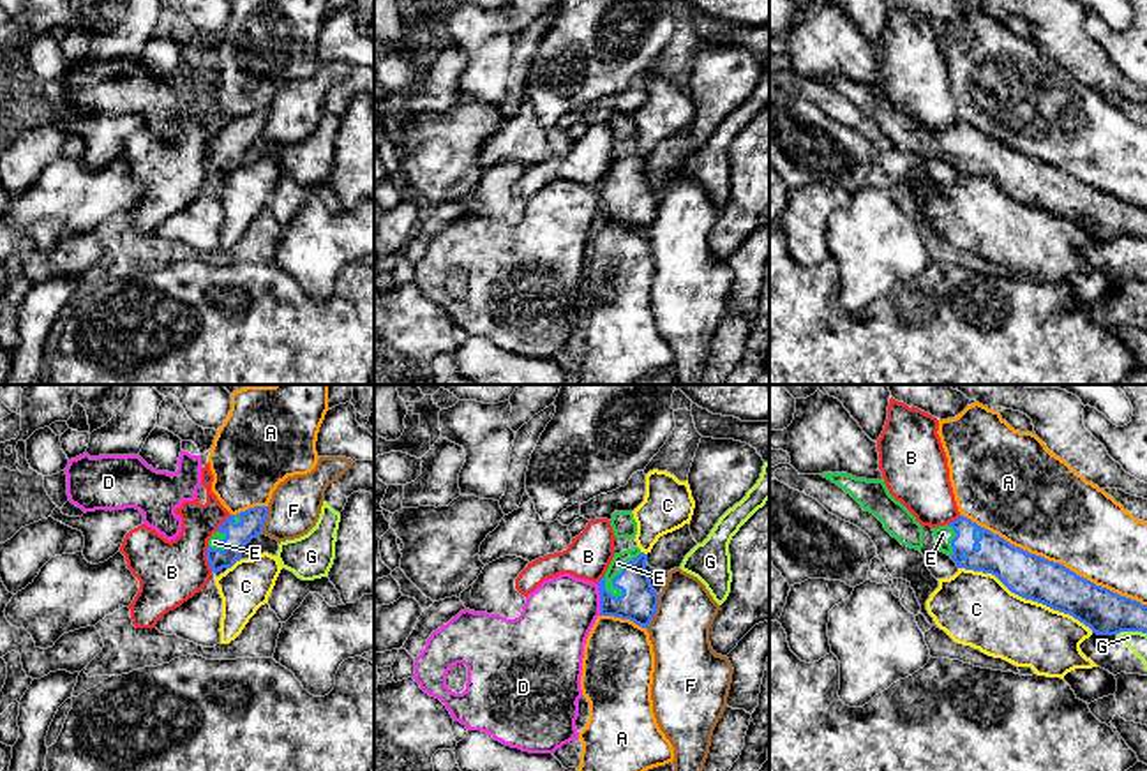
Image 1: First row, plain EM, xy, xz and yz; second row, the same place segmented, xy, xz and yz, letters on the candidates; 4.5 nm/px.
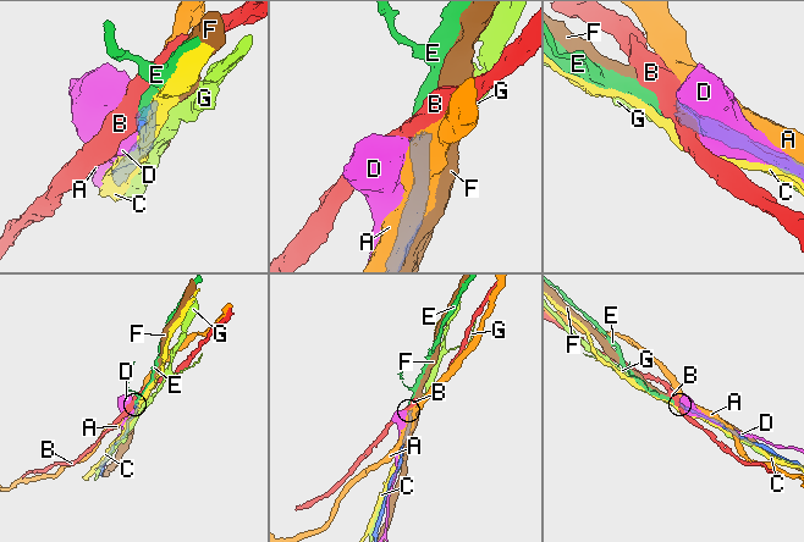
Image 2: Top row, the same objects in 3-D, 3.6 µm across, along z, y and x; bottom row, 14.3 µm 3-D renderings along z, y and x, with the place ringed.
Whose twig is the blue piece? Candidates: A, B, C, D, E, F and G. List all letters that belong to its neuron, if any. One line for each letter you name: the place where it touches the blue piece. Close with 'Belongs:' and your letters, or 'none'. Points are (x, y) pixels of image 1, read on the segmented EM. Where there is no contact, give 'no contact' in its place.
E: meets blue in xz at (614, 577)
Belongs: E

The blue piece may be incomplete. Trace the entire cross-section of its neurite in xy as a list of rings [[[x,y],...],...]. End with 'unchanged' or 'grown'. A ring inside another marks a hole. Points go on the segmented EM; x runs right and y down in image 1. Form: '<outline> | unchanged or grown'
[[[254,506],[229,515],[208,540],[206,559],[212,572],[231,568],[242,559],[245,545],[263,533],[268,506]]] | grown

